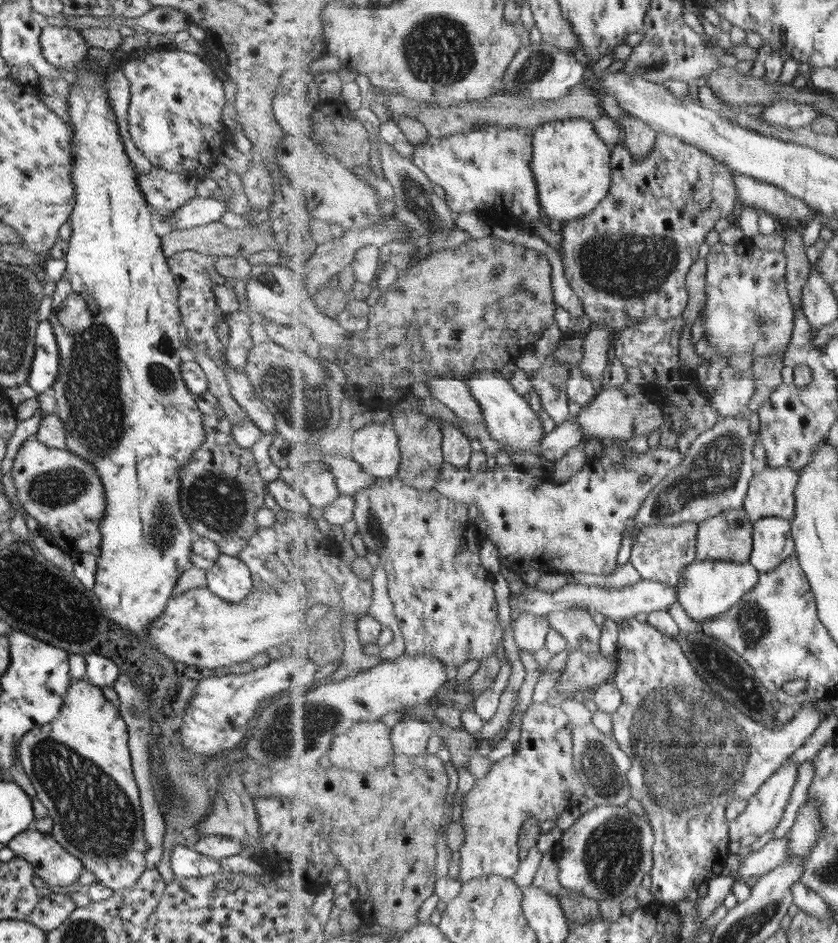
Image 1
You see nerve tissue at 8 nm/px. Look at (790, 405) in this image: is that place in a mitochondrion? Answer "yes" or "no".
no

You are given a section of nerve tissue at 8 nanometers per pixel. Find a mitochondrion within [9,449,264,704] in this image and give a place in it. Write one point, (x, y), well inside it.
(215, 500)

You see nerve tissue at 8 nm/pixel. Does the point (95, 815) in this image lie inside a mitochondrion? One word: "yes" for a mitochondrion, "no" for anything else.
yes

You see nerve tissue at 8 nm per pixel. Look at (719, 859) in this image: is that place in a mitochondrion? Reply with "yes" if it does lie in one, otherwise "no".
no

